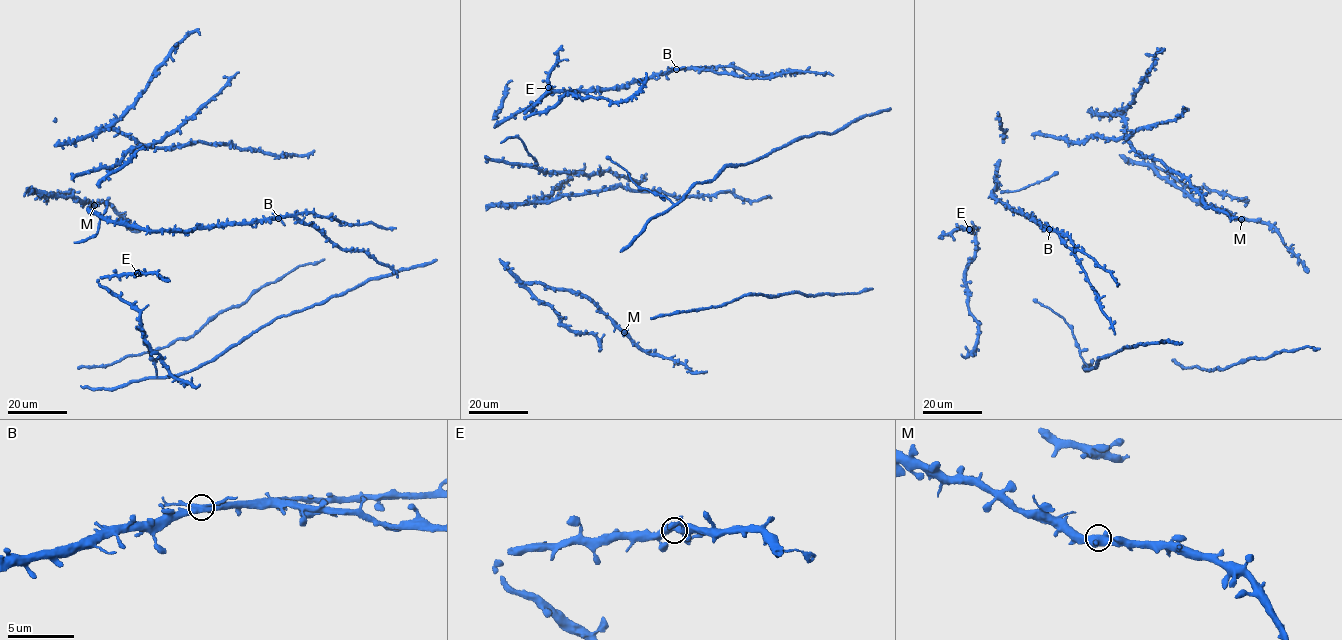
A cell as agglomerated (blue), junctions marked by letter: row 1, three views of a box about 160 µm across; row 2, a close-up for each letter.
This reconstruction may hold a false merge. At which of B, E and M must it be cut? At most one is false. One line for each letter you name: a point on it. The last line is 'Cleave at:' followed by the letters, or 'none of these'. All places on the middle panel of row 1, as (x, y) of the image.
B: place (676, 69)
Cleave at: B

